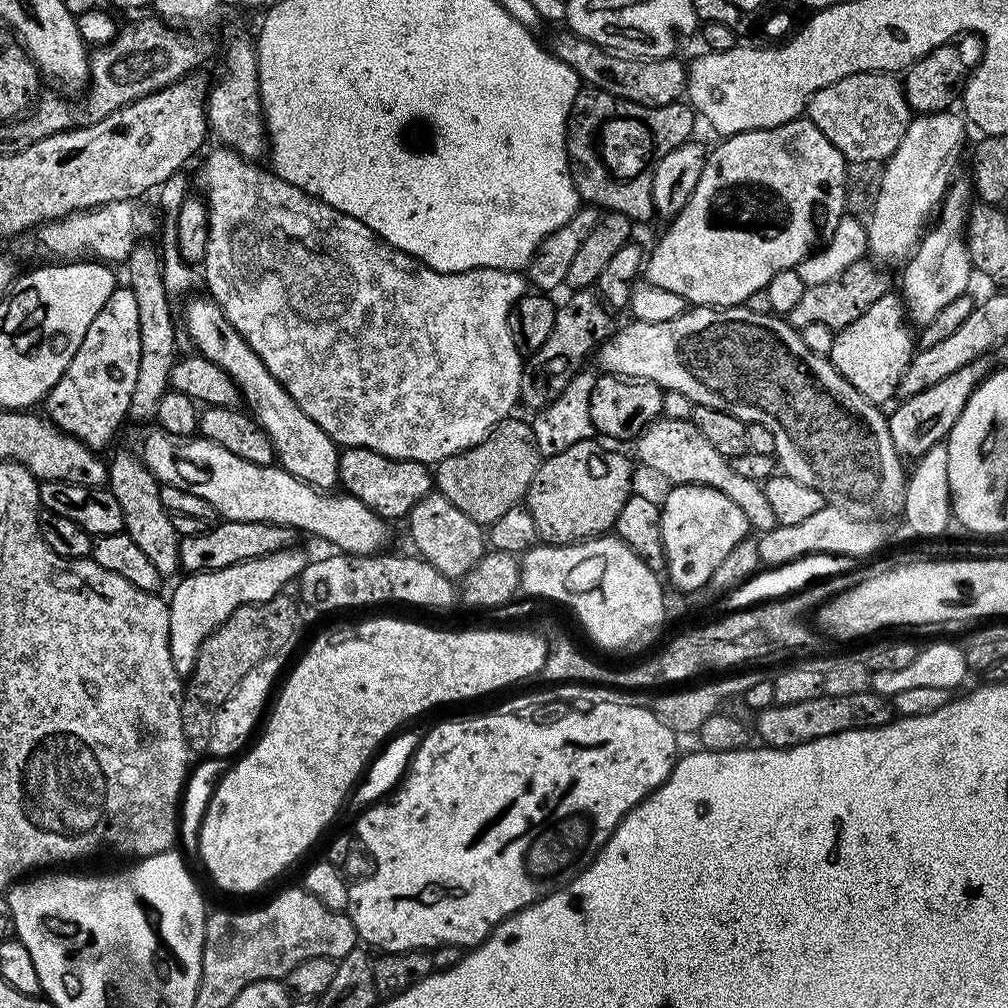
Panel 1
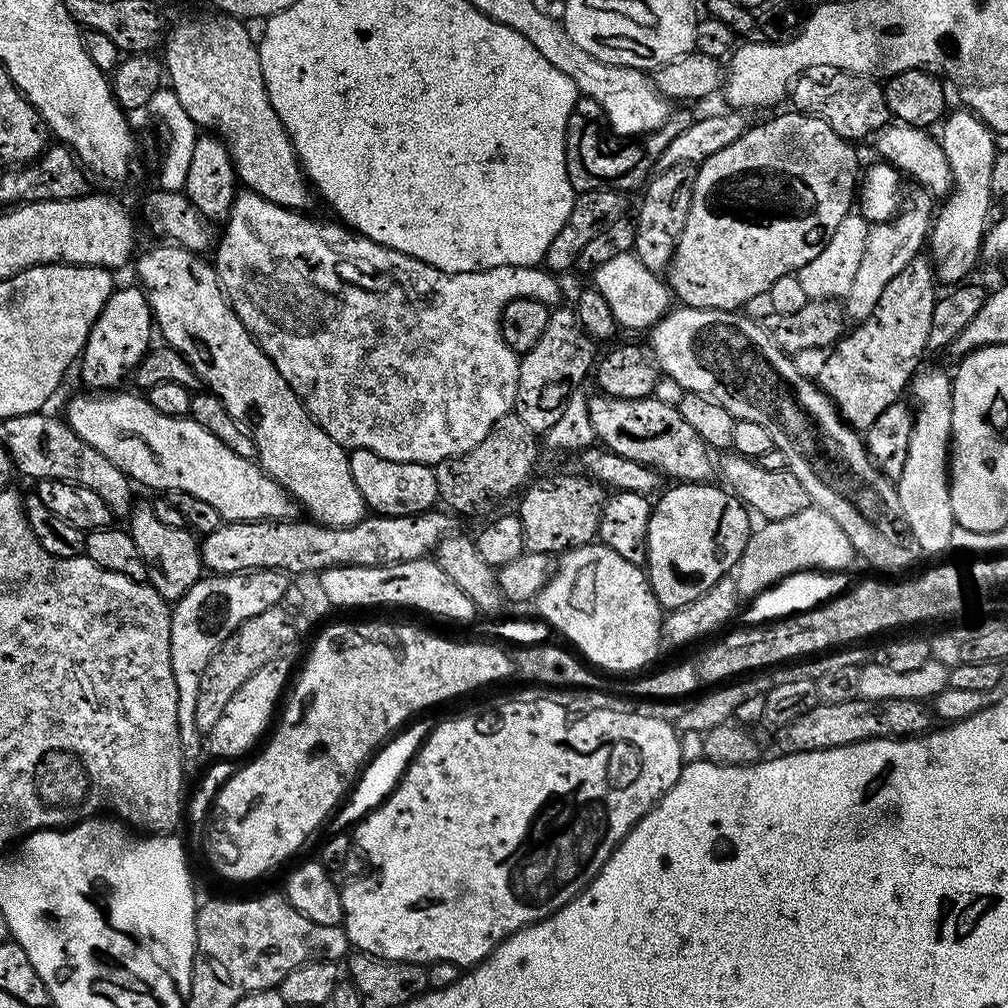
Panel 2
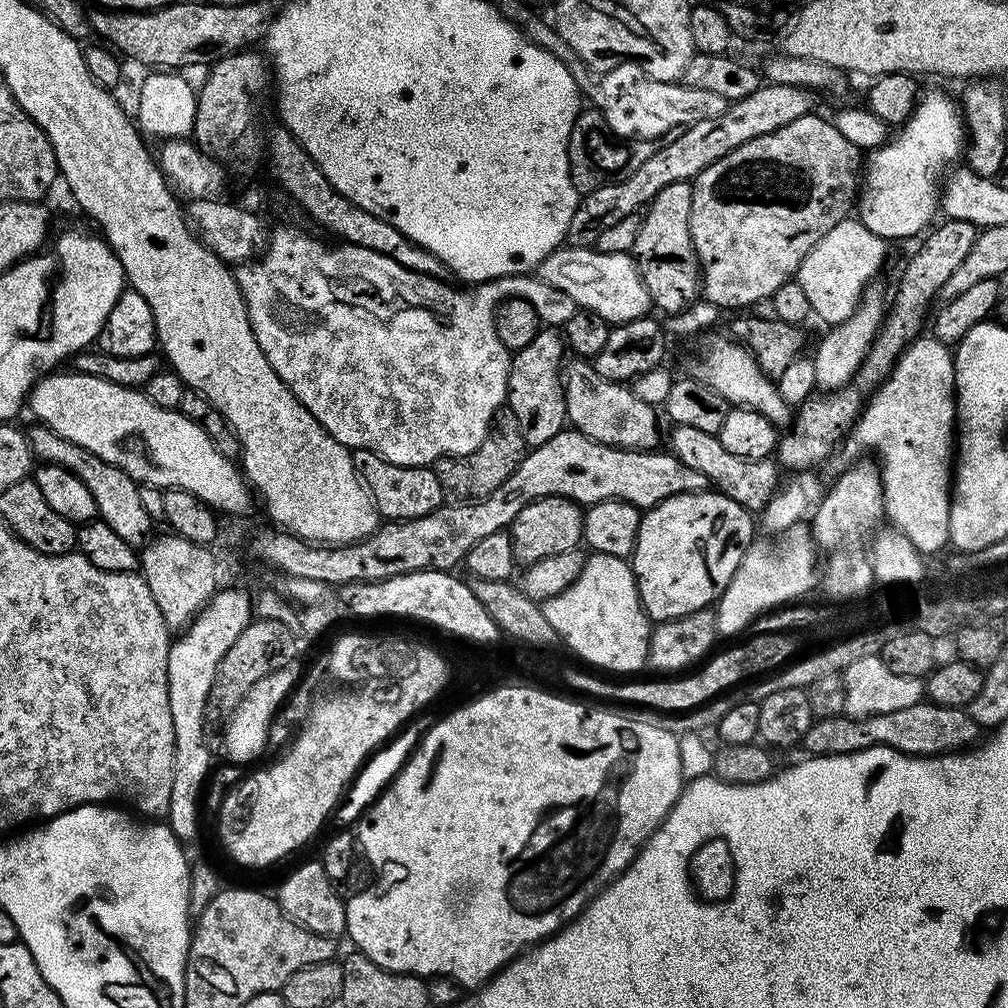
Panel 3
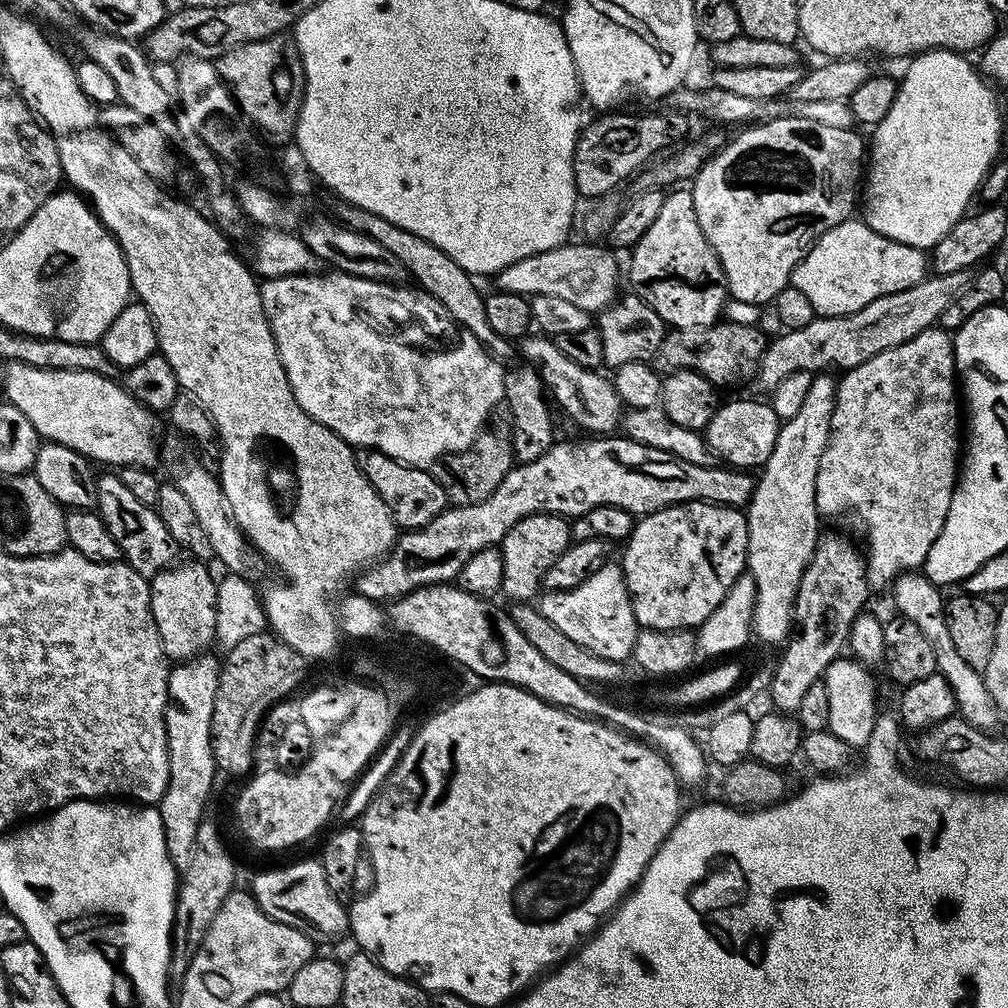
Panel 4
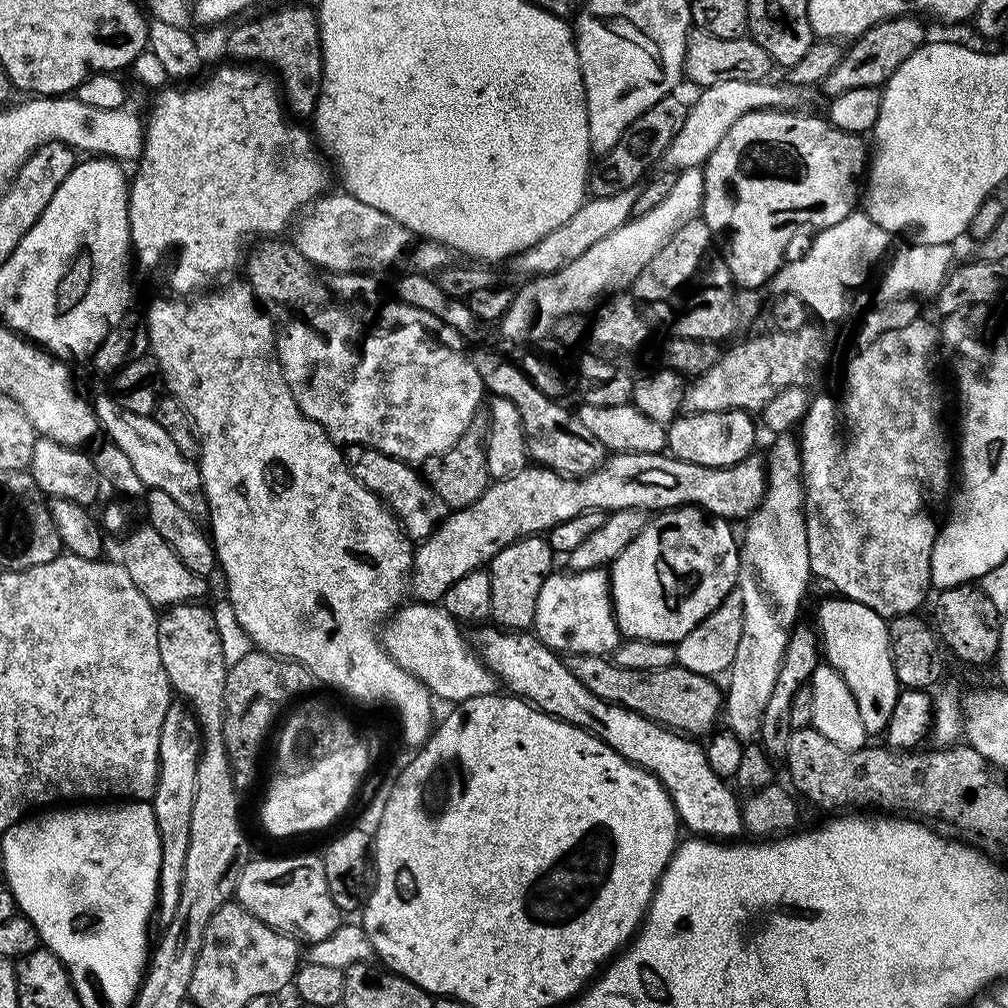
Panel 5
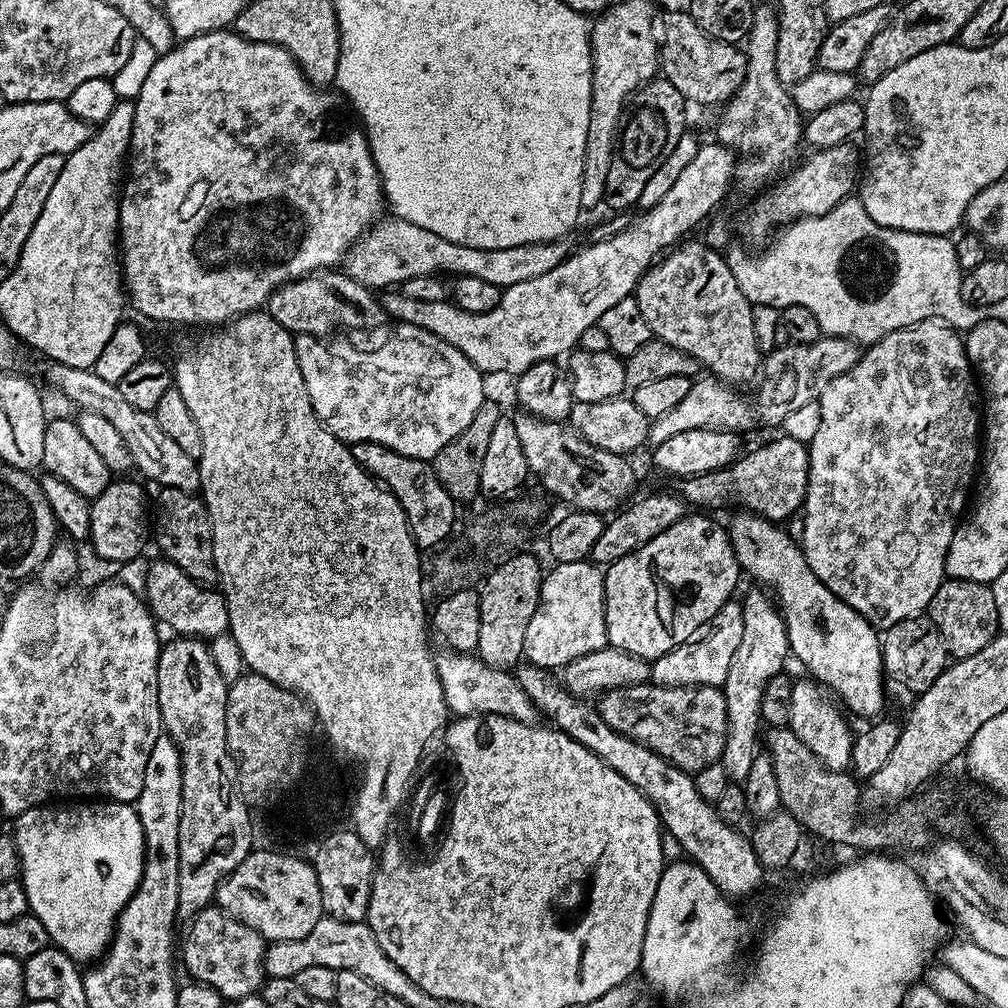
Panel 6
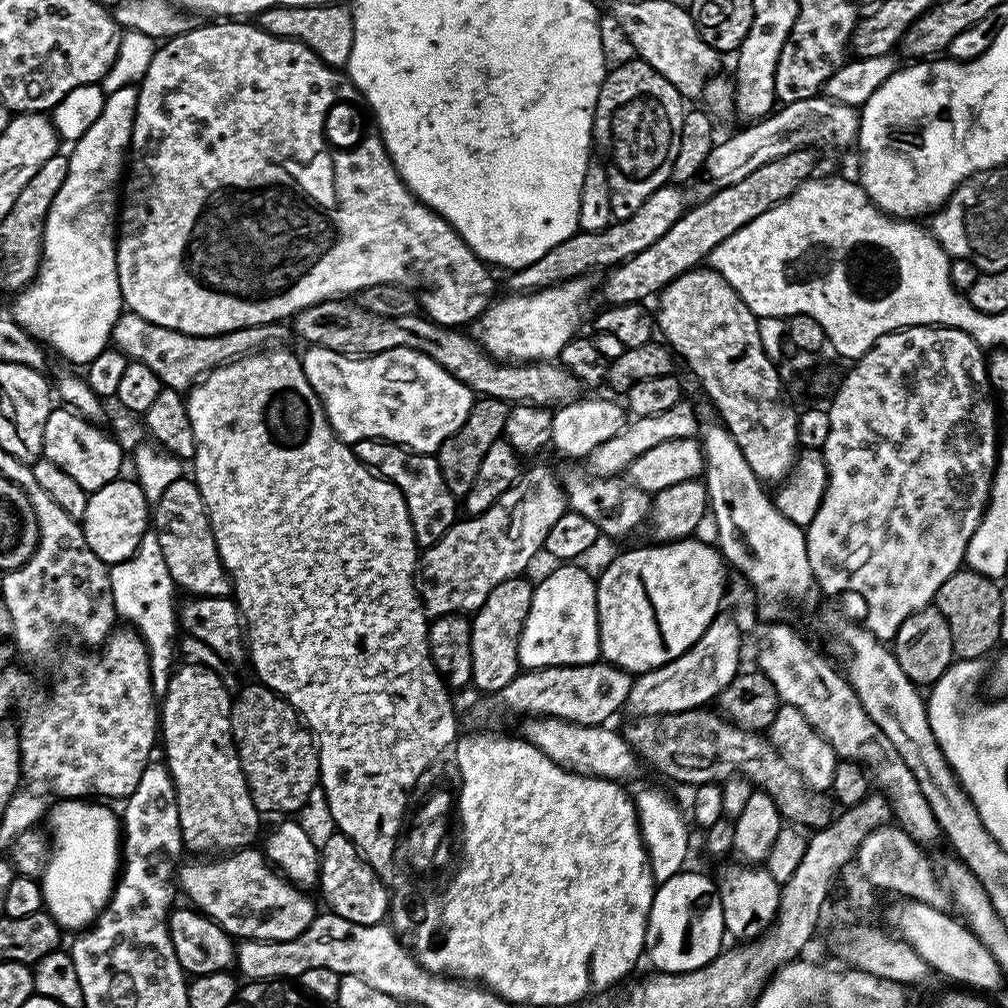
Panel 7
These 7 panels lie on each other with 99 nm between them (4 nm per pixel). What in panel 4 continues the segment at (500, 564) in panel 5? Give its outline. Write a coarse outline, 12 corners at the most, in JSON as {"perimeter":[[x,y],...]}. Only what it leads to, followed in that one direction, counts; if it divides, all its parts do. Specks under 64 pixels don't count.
{"perimeter":[[535,512],[498,545],[500,592],[535,601],[573,543],[569,521]]}

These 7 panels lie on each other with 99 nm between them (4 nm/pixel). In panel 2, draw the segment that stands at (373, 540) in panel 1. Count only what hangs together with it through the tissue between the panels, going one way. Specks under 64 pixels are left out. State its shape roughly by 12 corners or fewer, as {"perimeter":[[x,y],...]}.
{"perimeter":[[84,394],[66,423],[137,485],[224,522],[298,505],[256,460],[143,395]]}

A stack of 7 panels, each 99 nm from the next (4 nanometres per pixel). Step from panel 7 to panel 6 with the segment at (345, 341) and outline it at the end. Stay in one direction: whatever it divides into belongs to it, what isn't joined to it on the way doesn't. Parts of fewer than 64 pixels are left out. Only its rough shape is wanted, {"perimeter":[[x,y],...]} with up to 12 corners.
{"perimeter":[[320,269],[272,293],[266,311],[293,335],[380,328],[373,289]]}

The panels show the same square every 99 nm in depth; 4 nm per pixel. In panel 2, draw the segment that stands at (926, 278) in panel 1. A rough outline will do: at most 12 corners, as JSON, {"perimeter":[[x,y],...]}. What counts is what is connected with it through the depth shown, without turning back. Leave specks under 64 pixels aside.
{"perimeter":[[949,111],[938,132],[952,187],[926,241],[936,279],[978,261],[994,201],[997,137]]}

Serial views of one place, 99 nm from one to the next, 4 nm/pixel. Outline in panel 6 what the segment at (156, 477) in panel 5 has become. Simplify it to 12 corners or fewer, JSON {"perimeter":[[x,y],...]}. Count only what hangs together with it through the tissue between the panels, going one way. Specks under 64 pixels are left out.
{"perimeter":[[49,363],[48,380],[122,433],[135,471],[199,493],[200,466],[92,368]]}

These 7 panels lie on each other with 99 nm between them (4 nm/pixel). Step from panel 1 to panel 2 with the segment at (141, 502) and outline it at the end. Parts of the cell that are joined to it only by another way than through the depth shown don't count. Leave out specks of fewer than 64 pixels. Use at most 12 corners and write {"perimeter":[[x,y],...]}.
{"perimeter":[[133,503],[126,530],[162,599],[202,578],[200,540]]}

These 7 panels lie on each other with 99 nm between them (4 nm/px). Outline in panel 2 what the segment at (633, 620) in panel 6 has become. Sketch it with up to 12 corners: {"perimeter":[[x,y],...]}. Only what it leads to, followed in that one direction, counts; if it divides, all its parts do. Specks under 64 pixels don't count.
{"perimeter":[[713,484],[652,505],[661,609],[695,604],[740,561],[749,509]]}

